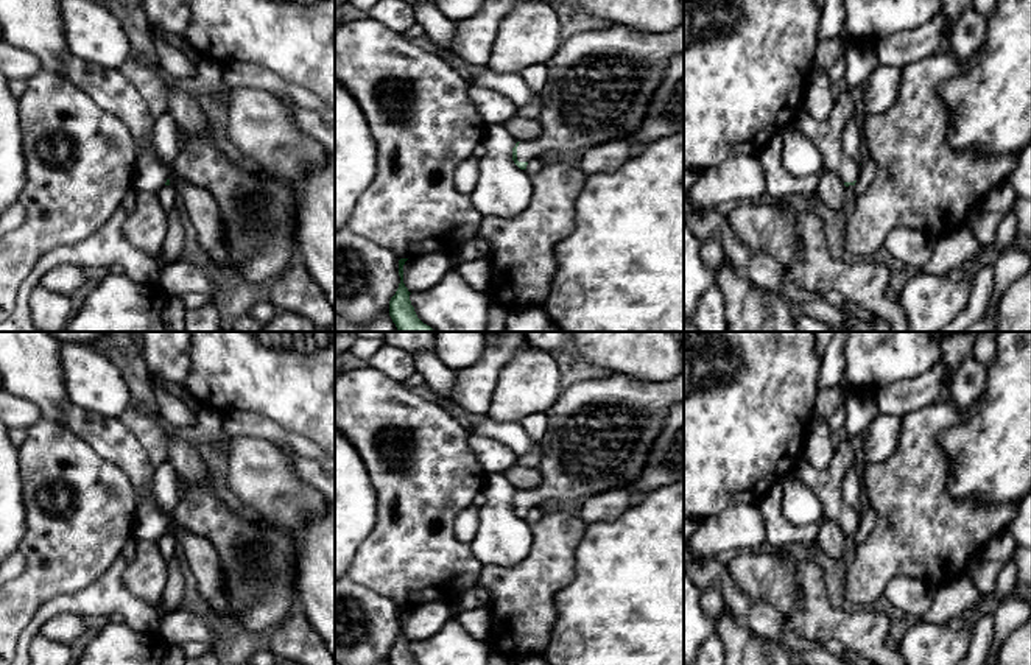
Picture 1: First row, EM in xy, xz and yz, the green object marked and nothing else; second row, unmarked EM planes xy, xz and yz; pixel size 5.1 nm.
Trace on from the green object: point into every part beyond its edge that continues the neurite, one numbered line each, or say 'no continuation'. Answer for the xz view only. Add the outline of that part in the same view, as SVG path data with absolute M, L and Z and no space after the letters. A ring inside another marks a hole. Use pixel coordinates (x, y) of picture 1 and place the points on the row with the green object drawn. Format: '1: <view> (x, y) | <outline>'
1: xz (601, 81) | M614 25L565 34L559 50L547 62L550 78L542 90L544 103L537 117L542 134L536 140L519 143L517 160L530 162L545 151L589 150L607 142L628 142L645 120L668 61L681 53L684 53L684 25L670 31Z

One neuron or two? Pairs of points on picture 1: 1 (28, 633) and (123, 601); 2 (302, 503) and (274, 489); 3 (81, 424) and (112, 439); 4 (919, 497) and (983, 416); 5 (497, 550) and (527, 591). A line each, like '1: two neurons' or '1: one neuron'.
1: one neuron
2: one neuron
3: one neuron
4: two neurons
5: two neurons

